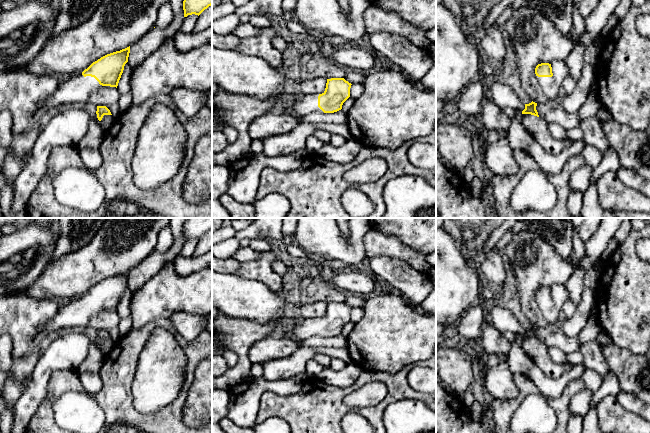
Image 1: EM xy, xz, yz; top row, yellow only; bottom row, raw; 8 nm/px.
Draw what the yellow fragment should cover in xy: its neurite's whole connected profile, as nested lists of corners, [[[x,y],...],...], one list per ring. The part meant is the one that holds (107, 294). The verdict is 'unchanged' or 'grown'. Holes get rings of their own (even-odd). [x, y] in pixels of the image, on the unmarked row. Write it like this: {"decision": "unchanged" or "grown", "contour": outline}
{"decision": "grown", "contour": [[[130,270],[107,278],[93,286],[82,297],[69,300],[58,309],[52,318],[34,338],[35,343],[45,335],[62,328],[83,328],[90,325],[91,318],[103,310],[116,311],[128,286]]]}

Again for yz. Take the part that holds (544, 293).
{"decision": "grown", "contour": [[[538,288],[535,292],[535,298],[546,323],[554,324],[558,320],[560,310],[553,301],[551,288]]]}

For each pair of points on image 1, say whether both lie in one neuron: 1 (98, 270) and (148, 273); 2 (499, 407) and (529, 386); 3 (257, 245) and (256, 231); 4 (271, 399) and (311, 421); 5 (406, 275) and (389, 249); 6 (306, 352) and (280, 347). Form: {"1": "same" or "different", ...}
{"1": "different", "2": "same", "3": "different", "4": "same", "5": "different", "6": "different"}

